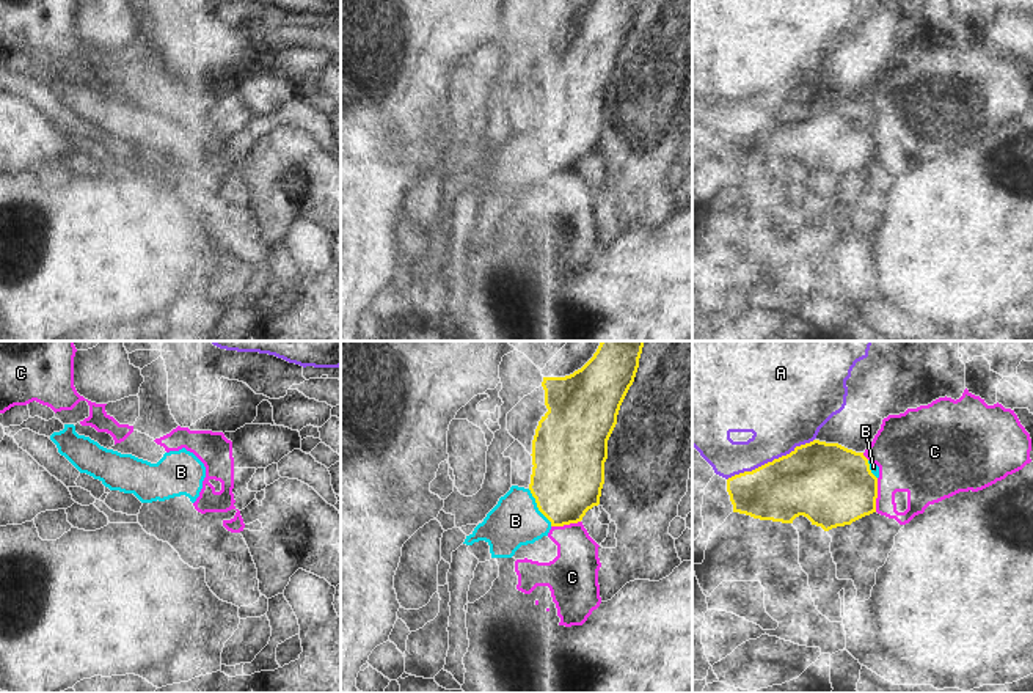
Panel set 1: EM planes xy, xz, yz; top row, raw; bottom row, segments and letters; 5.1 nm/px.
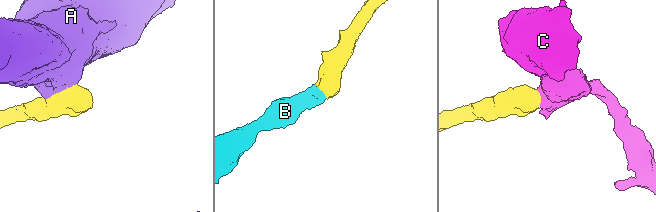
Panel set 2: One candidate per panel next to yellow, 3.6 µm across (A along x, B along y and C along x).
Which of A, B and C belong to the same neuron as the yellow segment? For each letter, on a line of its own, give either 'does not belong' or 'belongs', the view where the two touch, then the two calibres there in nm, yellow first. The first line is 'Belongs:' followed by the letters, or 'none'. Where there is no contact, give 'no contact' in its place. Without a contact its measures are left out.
Belongs: B
A: does not belong; meets yellow in yz; 380 nm thick on the yellow side, 360 nm on the other
B: belongs; meets yellow in xz; 360 nm thick on the yellow side, 260 nm on the other
C: does not belong; meets yellow in yz; 420 nm thick on the yellow side, 320 nm on the other

